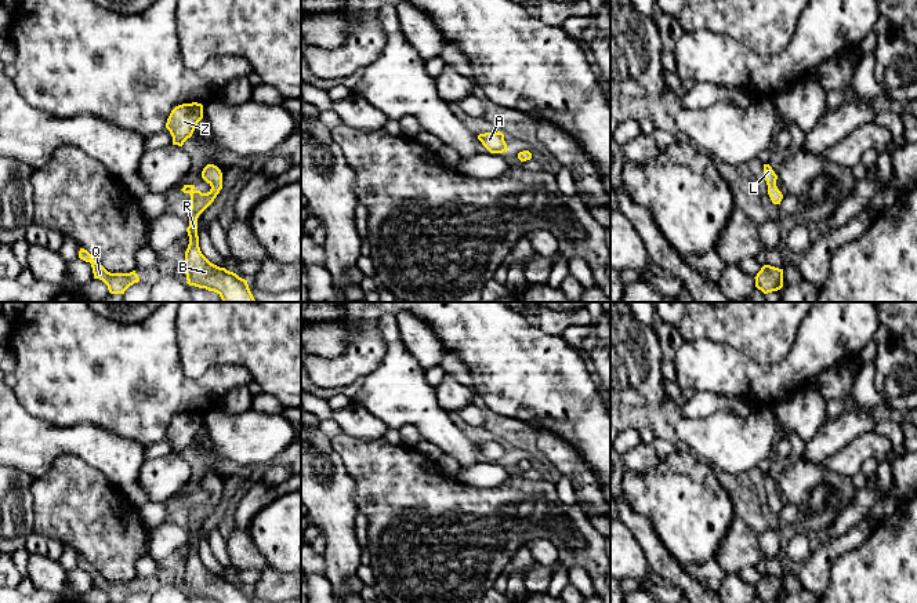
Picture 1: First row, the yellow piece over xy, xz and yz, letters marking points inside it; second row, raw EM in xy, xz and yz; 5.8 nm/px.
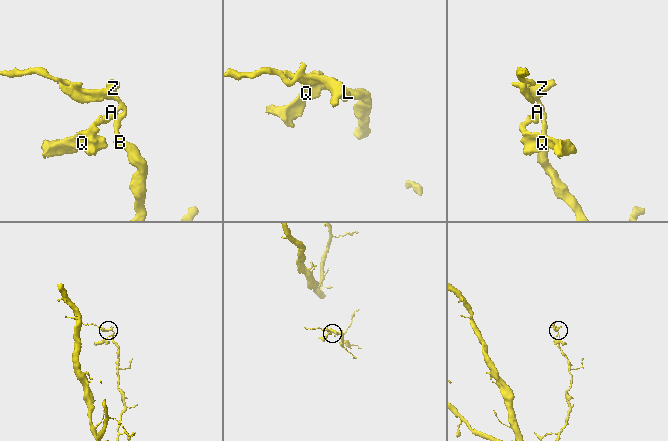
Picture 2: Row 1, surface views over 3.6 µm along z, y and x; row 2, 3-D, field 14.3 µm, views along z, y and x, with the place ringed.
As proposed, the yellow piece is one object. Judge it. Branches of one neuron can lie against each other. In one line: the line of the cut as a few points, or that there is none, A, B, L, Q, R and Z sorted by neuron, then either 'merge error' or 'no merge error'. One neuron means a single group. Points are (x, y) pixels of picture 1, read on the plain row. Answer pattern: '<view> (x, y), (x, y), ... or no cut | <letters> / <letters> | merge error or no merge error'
no cut | A B L Q R Z | no merge error

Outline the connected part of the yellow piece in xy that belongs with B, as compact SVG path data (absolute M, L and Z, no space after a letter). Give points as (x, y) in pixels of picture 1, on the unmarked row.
M207 473L202 480L202 487L211 495L207 502L196 500L195 494L184 494L181 498L191 504L189 535L186 537L189 553L185 560L186 592L217 603L251 603L247 589L211 573L200 560L197 527L222 498L222 482L217 475Z

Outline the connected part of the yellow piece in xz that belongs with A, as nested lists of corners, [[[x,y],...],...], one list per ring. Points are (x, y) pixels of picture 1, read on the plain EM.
[[[500,440],[479,443],[478,448],[490,462],[503,462],[508,459],[504,443]]]

